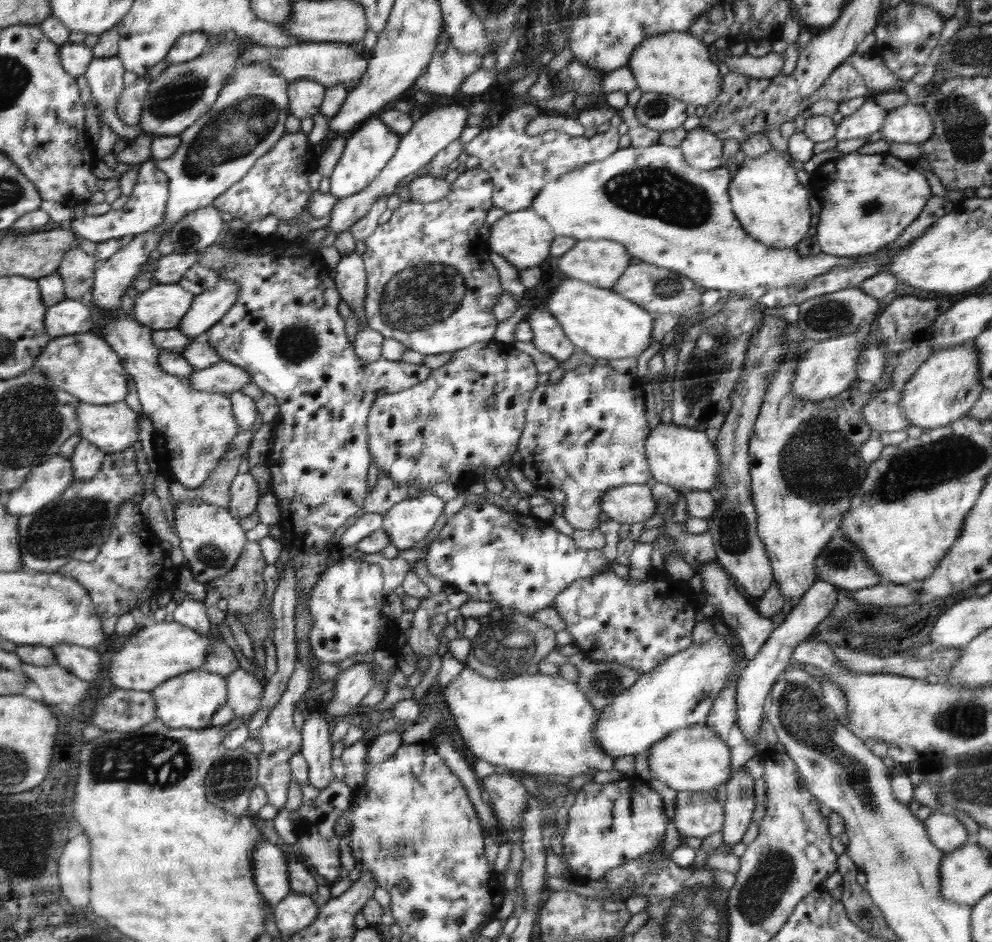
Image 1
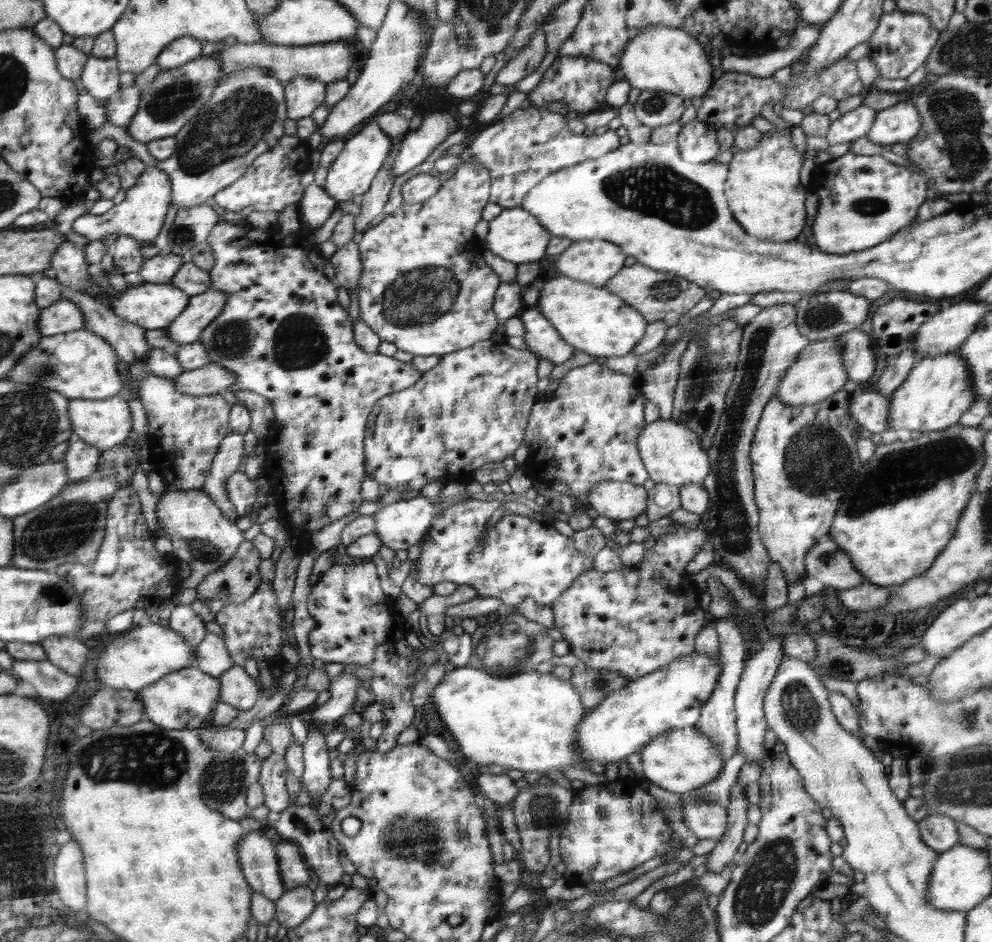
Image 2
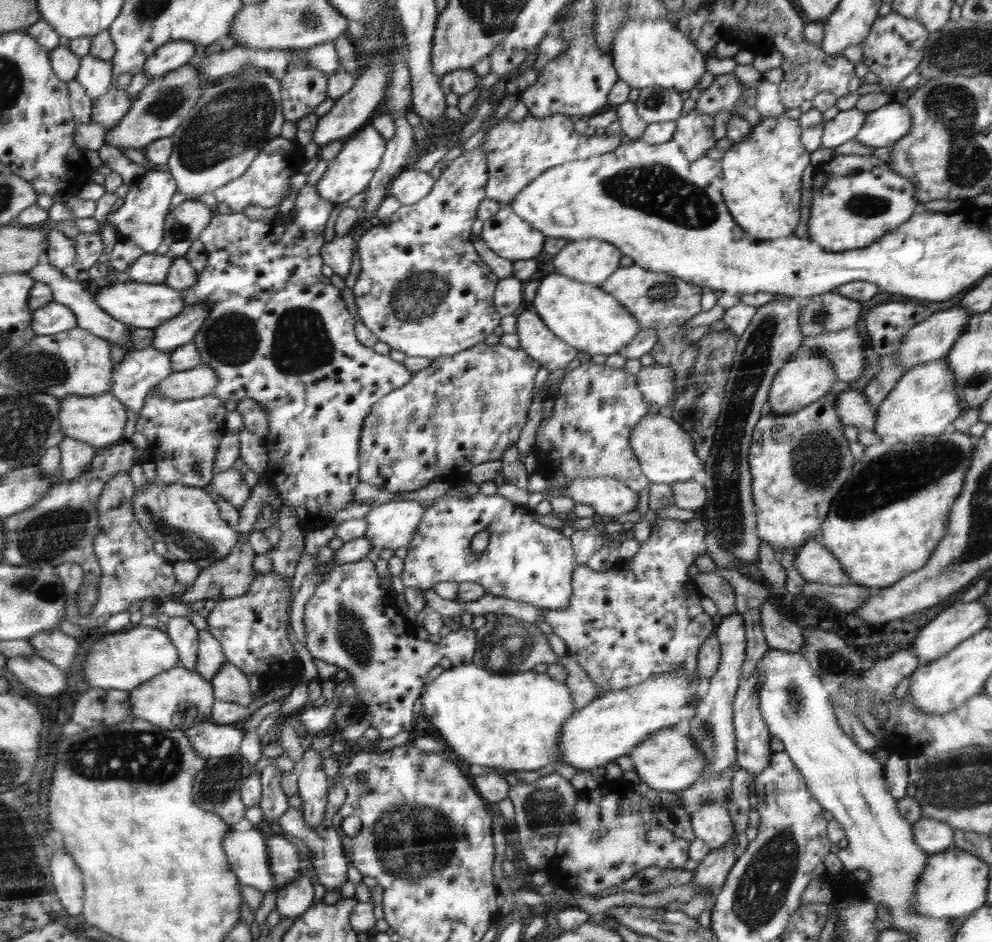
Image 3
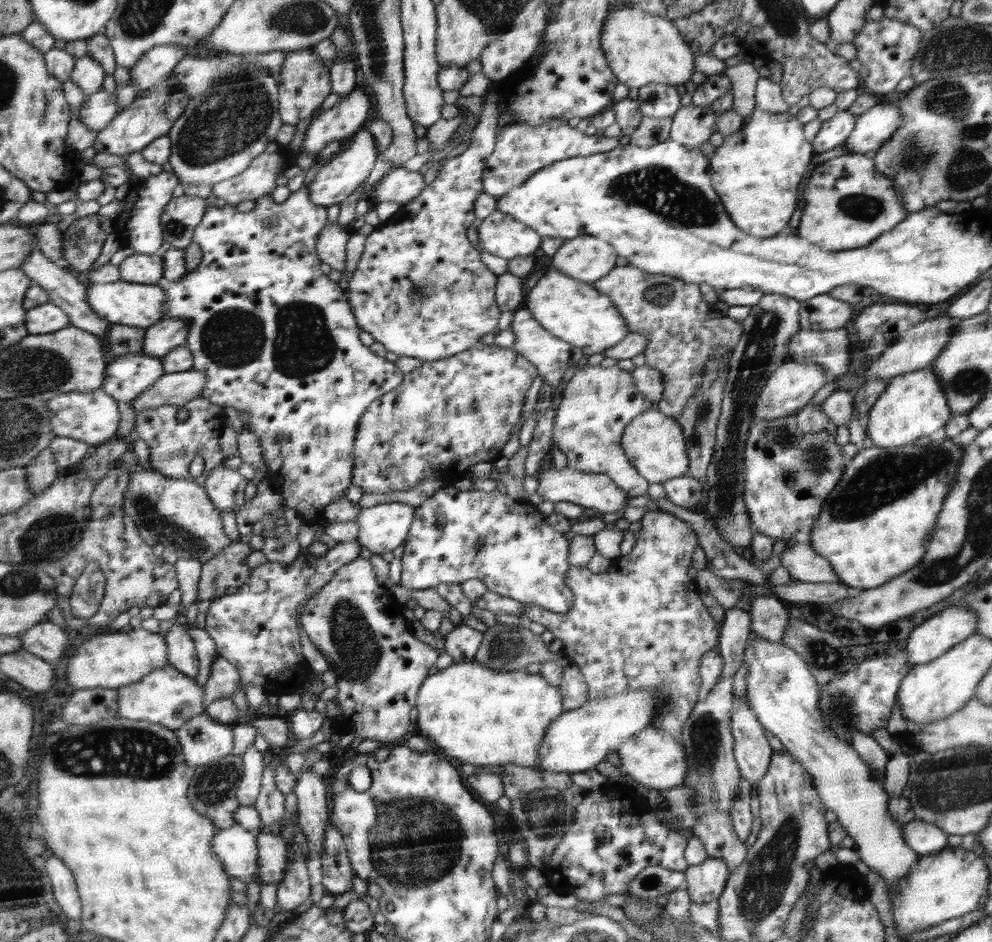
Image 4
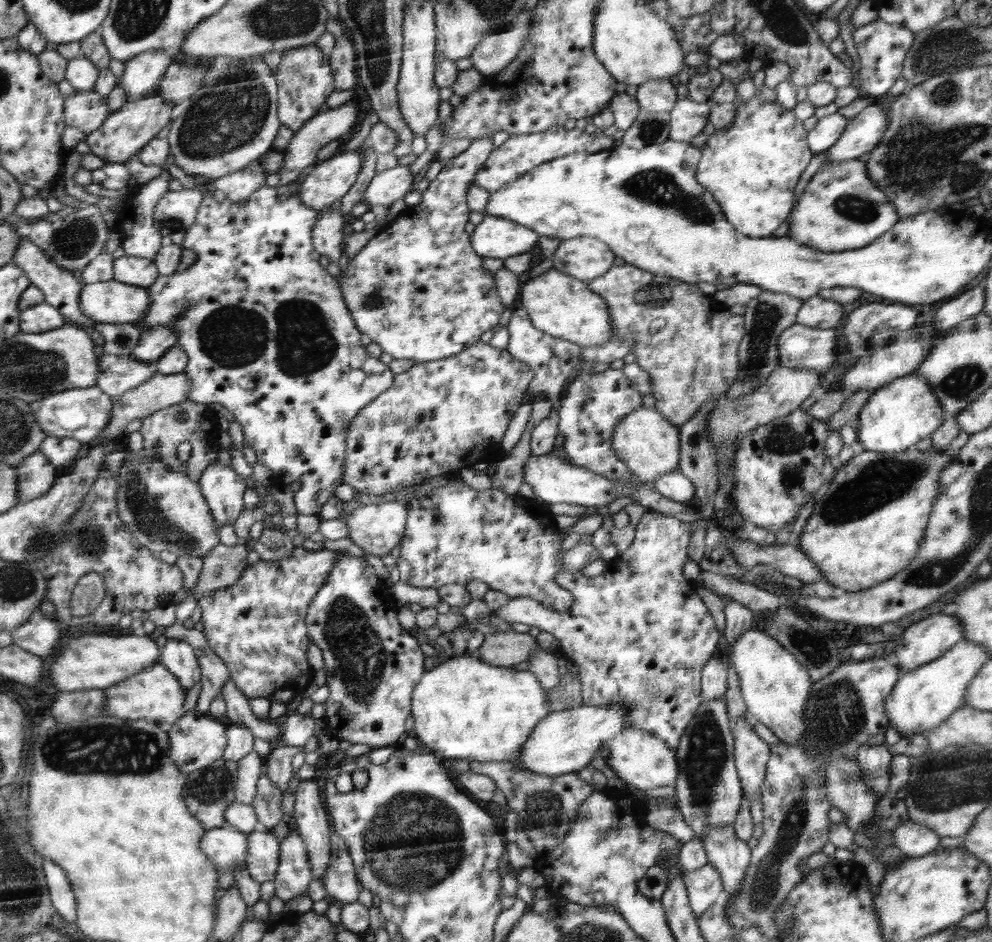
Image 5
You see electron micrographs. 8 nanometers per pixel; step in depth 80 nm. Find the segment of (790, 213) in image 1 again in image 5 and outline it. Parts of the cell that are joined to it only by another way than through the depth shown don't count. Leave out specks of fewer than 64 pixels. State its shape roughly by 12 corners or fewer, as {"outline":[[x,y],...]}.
{"outline":[[758,92],[701,149],[727,221],[772,236],[814,154],[803,120]]}

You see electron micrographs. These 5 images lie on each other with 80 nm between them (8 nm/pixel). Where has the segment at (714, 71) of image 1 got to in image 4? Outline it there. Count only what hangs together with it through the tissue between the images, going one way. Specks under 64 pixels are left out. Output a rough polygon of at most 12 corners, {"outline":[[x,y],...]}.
{"outline":[[620,6],[603,22],[619,83],[676,87],[697,55],[669,19]]}

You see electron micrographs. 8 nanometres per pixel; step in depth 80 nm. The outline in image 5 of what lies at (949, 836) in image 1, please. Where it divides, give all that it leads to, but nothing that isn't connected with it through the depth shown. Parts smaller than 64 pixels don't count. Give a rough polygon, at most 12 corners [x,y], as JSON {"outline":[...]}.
{"outline":[[910,820],[893,830],[908,857],[940,846],[939,834]]}

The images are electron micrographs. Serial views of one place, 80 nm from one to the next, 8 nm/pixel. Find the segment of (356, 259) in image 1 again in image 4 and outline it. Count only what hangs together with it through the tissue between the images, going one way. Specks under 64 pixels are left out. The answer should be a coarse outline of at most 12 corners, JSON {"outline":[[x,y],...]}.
{"outline":[[328,221],[318,238],[319,258],[343,271],[350,229]]}

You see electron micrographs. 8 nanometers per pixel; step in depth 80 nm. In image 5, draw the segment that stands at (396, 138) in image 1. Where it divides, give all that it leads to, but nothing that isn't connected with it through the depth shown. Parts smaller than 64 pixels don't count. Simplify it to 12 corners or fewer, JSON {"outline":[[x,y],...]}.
{"outline":[[360,148],[304,172],[296,193],[329,208],[352,189],[363,166]]}

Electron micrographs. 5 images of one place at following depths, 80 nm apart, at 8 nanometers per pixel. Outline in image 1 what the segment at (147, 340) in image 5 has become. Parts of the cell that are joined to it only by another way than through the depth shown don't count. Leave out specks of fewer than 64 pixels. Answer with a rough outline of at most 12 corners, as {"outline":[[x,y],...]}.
{"outline":[[219,280],[195,295],[177,329],[205,334],[238,300],[240,283]]}

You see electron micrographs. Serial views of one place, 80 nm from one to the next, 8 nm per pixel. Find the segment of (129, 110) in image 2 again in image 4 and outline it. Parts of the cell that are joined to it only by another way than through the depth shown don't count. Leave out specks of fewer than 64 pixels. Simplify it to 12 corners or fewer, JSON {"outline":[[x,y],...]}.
{"outline":[[115,84],[85,95],[77,115],[90,130],[104,128],[117,108]]}

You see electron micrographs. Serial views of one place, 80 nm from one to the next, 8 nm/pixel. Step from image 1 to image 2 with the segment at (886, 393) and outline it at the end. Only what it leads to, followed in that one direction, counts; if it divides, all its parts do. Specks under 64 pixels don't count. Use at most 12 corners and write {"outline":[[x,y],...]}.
{"outline":[[856,393],[849,411],[862,429],[883,433],[892,394]]}

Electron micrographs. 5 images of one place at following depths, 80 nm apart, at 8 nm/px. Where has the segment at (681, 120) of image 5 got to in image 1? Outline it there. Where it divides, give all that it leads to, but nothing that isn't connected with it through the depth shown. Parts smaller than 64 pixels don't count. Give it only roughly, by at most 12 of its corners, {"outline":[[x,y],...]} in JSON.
{"outline":[[702,126],[678,148],[692,167],[725,166],[723,142]]}

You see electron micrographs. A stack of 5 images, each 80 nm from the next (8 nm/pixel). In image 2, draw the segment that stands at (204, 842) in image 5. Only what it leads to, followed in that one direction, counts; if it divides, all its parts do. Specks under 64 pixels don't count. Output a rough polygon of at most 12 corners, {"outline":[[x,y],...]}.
{"outline":[[256,831],[235,846],[253,892],[278,900],[283,887],[275,843]]}

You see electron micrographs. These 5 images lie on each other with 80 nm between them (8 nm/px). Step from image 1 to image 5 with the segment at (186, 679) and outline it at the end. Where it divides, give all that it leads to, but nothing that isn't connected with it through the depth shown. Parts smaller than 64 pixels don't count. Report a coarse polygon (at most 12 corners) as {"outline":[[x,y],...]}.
{"outline":[[161,662],[103,691],[106,714],[171,726],[188,692]]}

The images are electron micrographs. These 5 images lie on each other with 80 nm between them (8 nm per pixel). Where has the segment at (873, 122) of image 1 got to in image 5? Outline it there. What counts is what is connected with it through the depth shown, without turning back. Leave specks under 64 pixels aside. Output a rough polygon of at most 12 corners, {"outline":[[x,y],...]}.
{"outline":[[838,112],[818,119],[807,132],[819,154],[840,140],[848,118]]}

